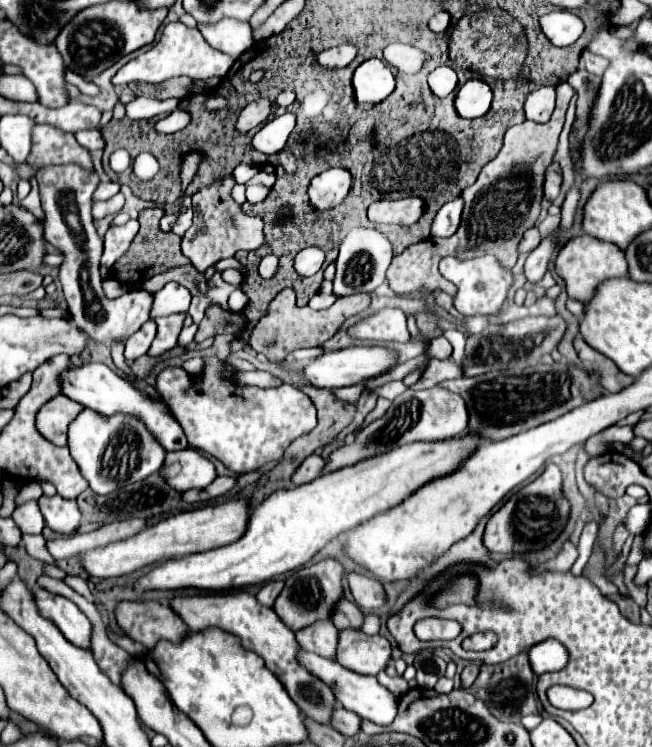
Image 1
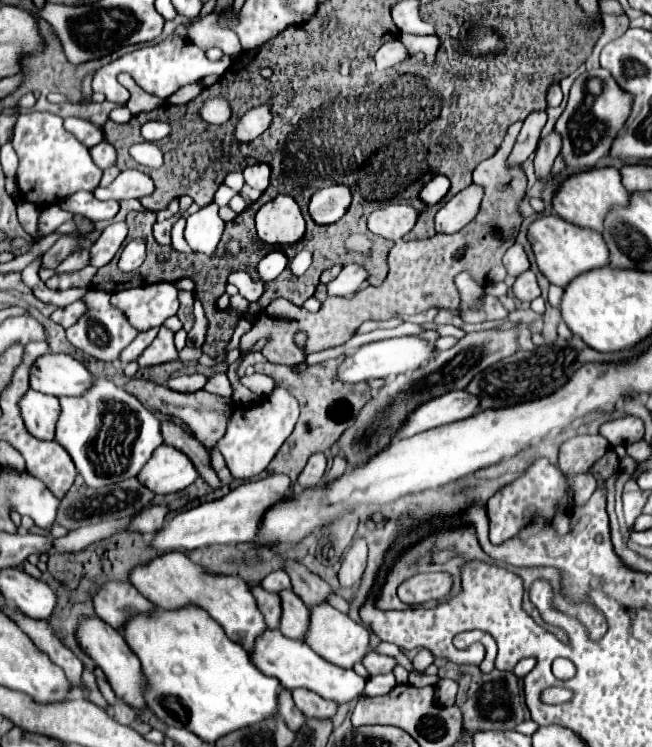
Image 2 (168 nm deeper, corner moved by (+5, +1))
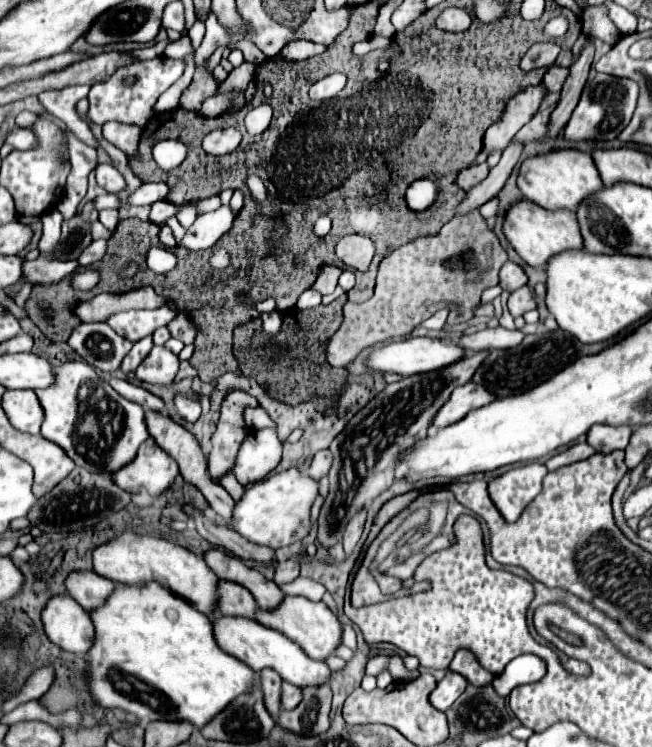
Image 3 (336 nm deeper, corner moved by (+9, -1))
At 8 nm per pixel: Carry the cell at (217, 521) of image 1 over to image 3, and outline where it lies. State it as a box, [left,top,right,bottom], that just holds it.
[218,468,318,550]

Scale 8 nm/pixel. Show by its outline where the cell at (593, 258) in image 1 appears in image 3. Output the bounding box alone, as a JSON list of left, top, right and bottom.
[504,200,584,268]

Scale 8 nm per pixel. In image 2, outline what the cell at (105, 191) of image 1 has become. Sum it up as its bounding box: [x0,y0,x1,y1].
[94,170,154,200]

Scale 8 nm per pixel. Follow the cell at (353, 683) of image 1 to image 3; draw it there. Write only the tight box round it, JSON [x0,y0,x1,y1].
[214,616,332,688]

